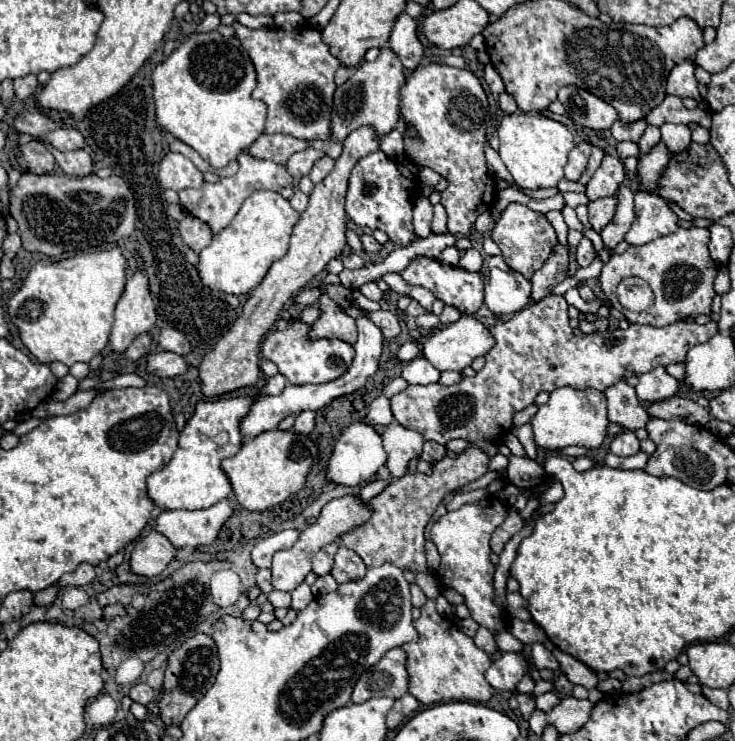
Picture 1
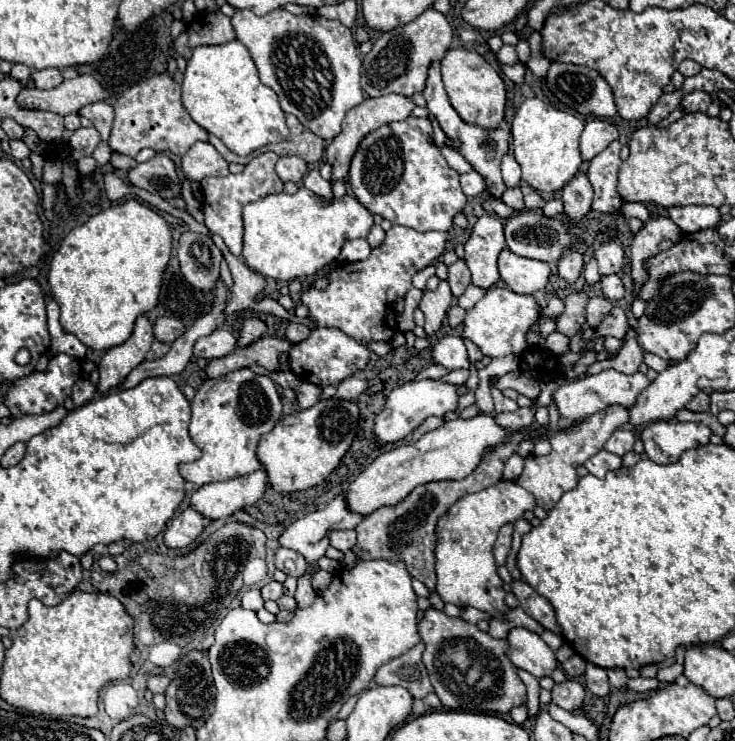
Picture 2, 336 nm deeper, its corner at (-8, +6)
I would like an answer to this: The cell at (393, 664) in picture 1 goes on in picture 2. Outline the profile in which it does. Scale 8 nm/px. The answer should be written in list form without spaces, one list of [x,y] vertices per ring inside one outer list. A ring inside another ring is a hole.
[[[418,643],[404,655],[384,663],[376,671],[374,681],[378,685],[400,685],[408,689],[414,699],[426,697],[426,693],[432,691],[432,685],[426,667],[422,663],[422,651],[424,651],[424,643]]]

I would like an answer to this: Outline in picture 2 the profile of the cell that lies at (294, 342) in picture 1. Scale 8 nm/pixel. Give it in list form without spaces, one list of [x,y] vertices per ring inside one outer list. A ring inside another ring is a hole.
[[[314,329],[306,341],[294,345],[288,351],[288,365],[300,381],[310,381],[318,387],[326,387],[340,383],[358,369],[364,369],[368,365],[368,357],[370,357],[368,347],[348,337],[340,329]]]

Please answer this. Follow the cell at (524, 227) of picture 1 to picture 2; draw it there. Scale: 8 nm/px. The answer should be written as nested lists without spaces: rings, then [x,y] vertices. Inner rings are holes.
[[[520,187],[508,189],[508,191],[502,195],[502,201],[504,201],[506,205],[510,205],[512,209],[516,209],[516,211],[522,211],[522,209],[524,209],[524,199],[522,199]]]

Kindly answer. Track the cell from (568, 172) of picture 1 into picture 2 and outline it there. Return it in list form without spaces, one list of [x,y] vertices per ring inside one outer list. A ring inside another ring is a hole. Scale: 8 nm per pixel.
[[[592,119],[586,123],[580,137],[580,153],[584,161],[590,161],[600,151],[604,151],[614,139],[618,139],[618,131],[614,125],[602,119]]]

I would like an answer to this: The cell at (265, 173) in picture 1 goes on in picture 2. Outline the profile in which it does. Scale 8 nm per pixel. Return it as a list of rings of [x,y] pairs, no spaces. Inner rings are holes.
[[[262,153],[258,157],[254,157],[242,173],[238,175],[226,175],[226,177],[206,177],[200,181],[202,185],[202,193],[204,193],[204,225],[220,235],[226,243],[226,247],[230,249],[230,253],[234,253],[236,257],[240,257],[242,253],[242,207],[250,201],[258,201],[270,193],[282,193],[282,181],[274,171],[274,165],[278,161],[276,153]]]

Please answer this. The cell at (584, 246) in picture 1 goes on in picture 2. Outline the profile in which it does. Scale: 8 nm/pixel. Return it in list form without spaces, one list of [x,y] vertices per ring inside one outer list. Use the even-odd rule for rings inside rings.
[[[572,251],[572,253],[568,253],[568,255],[564,255],[564,257],[560,259],[558,273],[560,273],[562,279],[574,283],[574,281],[580,277],[582,267],[584,267],[584,255],[578,253],[578,251]]]

